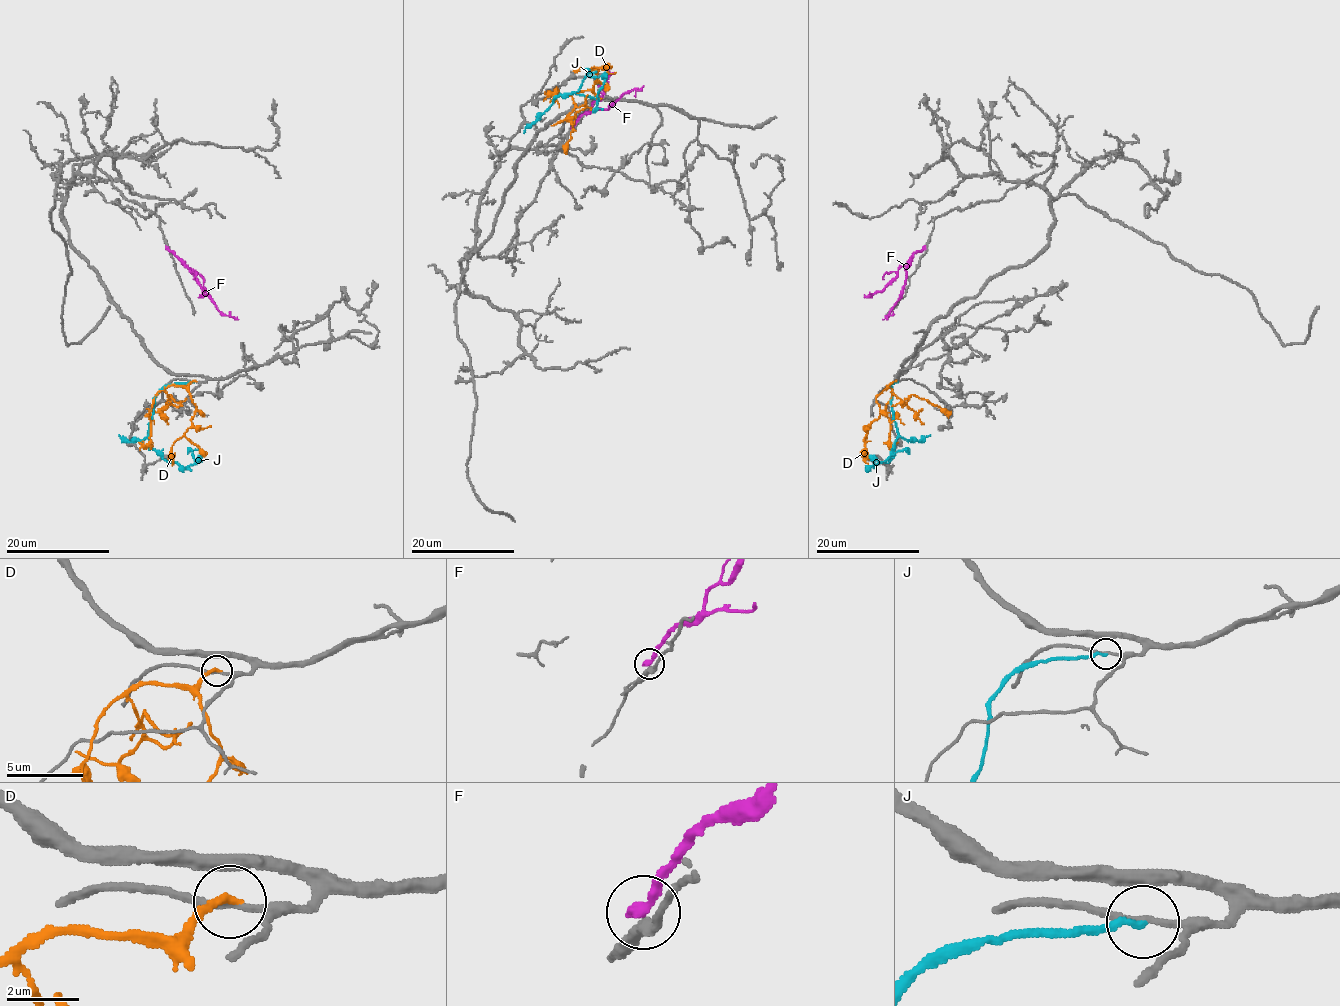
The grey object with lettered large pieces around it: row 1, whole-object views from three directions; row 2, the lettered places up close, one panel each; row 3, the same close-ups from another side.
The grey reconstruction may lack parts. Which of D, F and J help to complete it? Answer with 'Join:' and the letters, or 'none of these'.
Join: none of these

